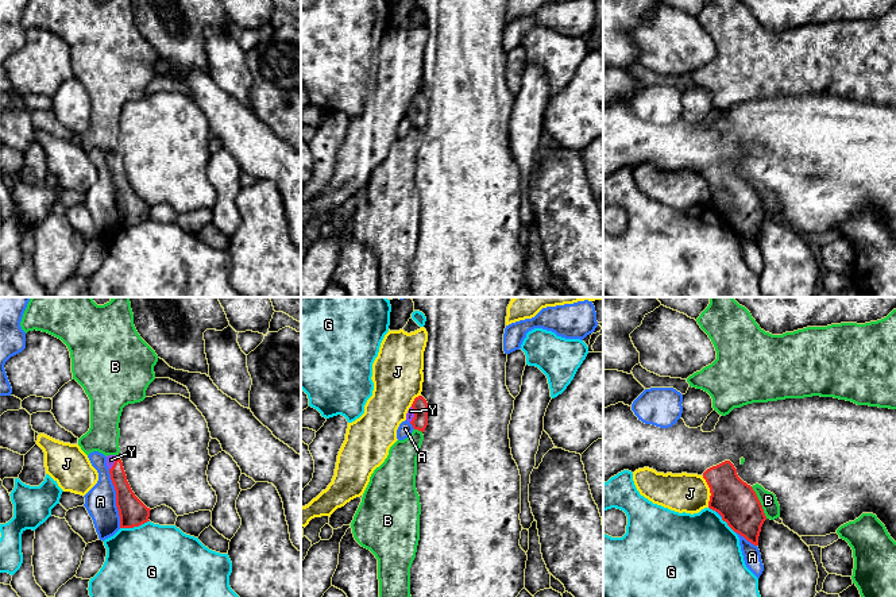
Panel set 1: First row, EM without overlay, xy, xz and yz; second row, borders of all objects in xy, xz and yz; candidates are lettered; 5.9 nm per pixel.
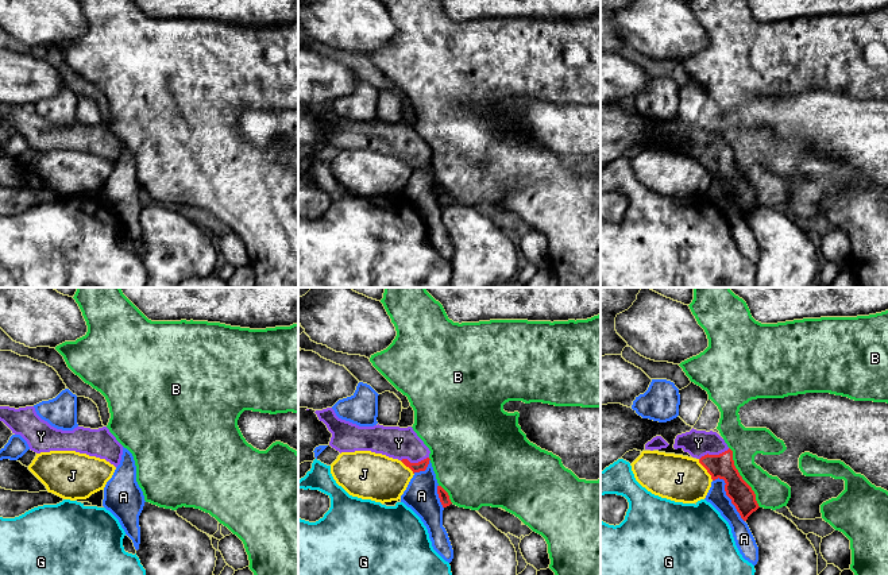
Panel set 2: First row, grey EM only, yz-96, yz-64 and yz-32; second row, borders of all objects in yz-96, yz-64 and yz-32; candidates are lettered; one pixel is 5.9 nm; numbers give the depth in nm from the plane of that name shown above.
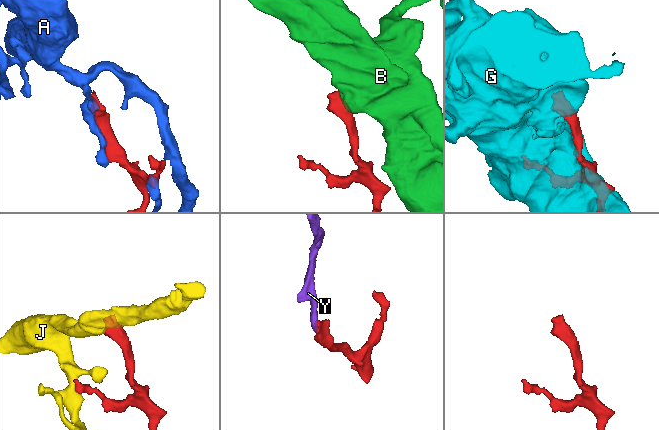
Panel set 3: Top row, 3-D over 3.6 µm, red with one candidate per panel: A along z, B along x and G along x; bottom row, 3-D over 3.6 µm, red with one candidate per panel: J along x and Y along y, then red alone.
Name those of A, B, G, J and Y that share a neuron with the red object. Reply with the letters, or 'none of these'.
Y

